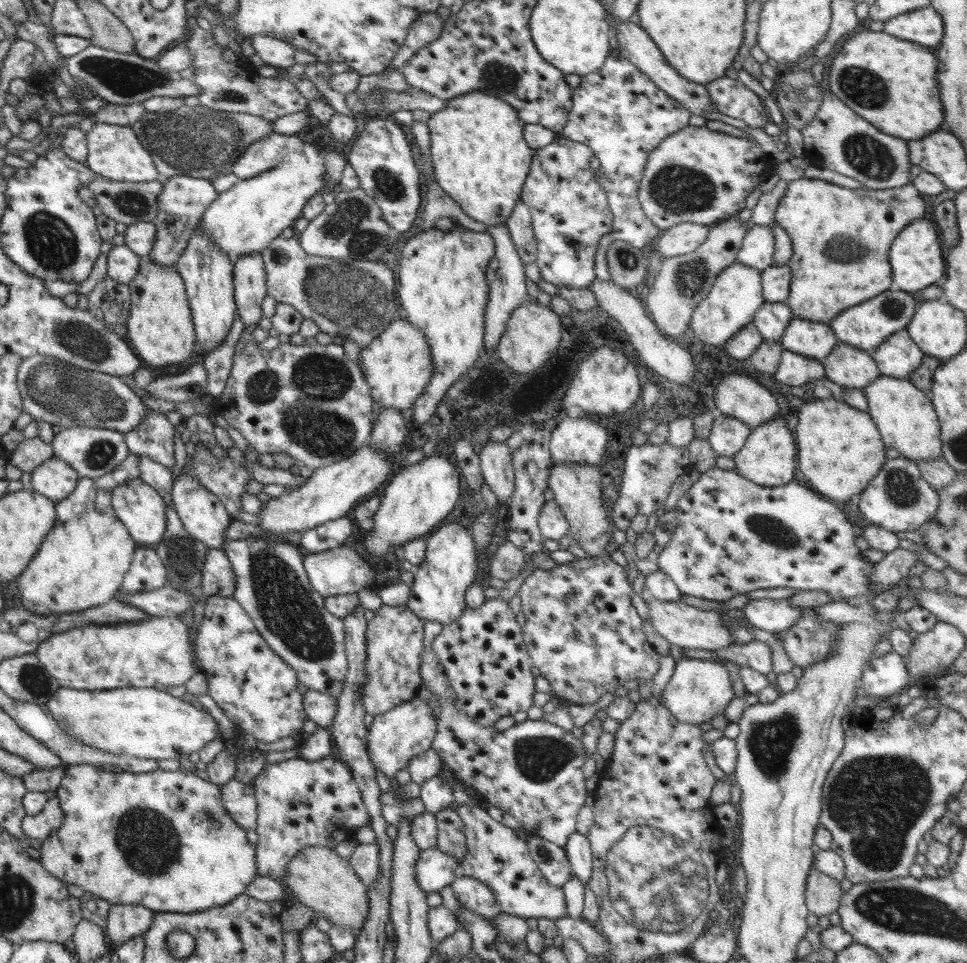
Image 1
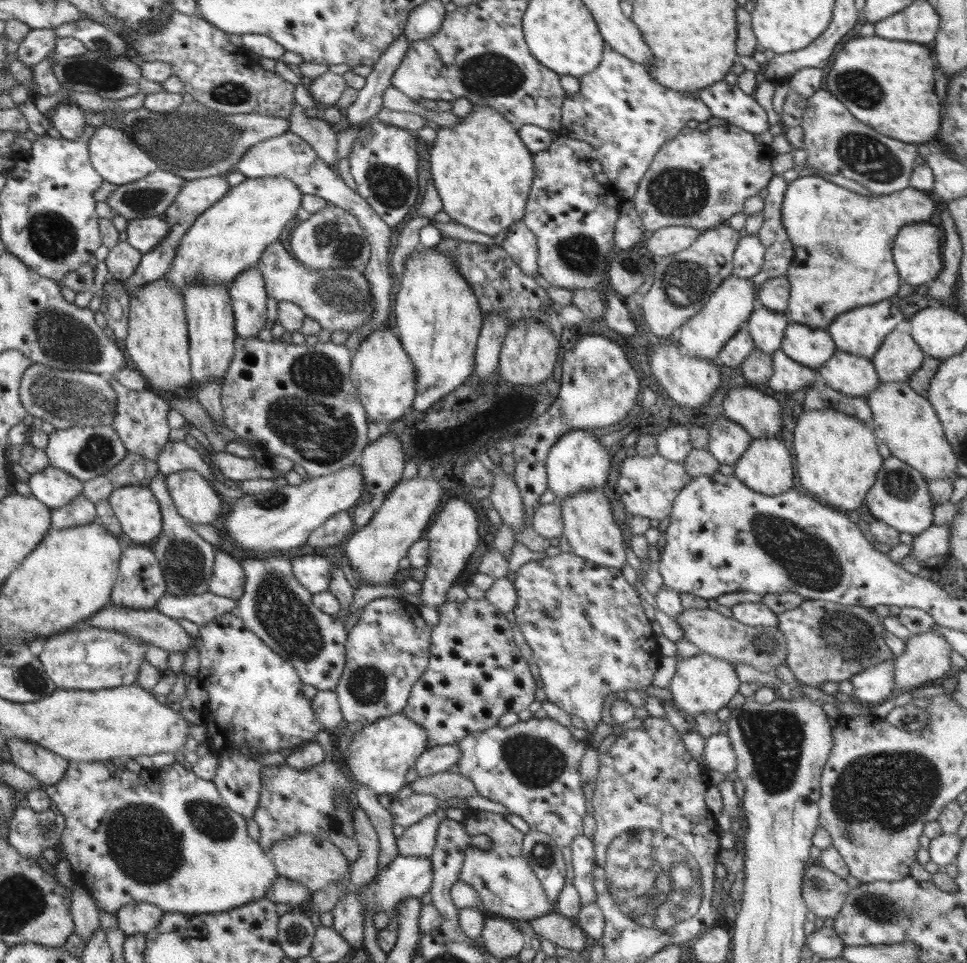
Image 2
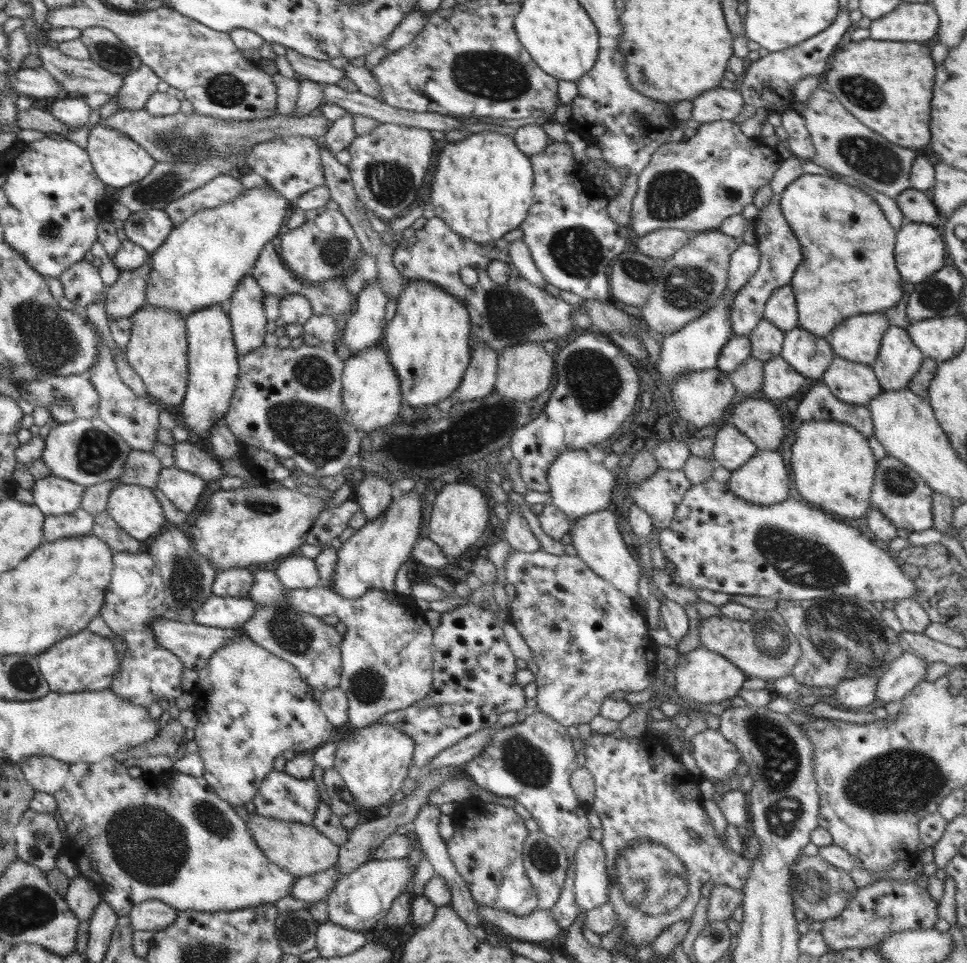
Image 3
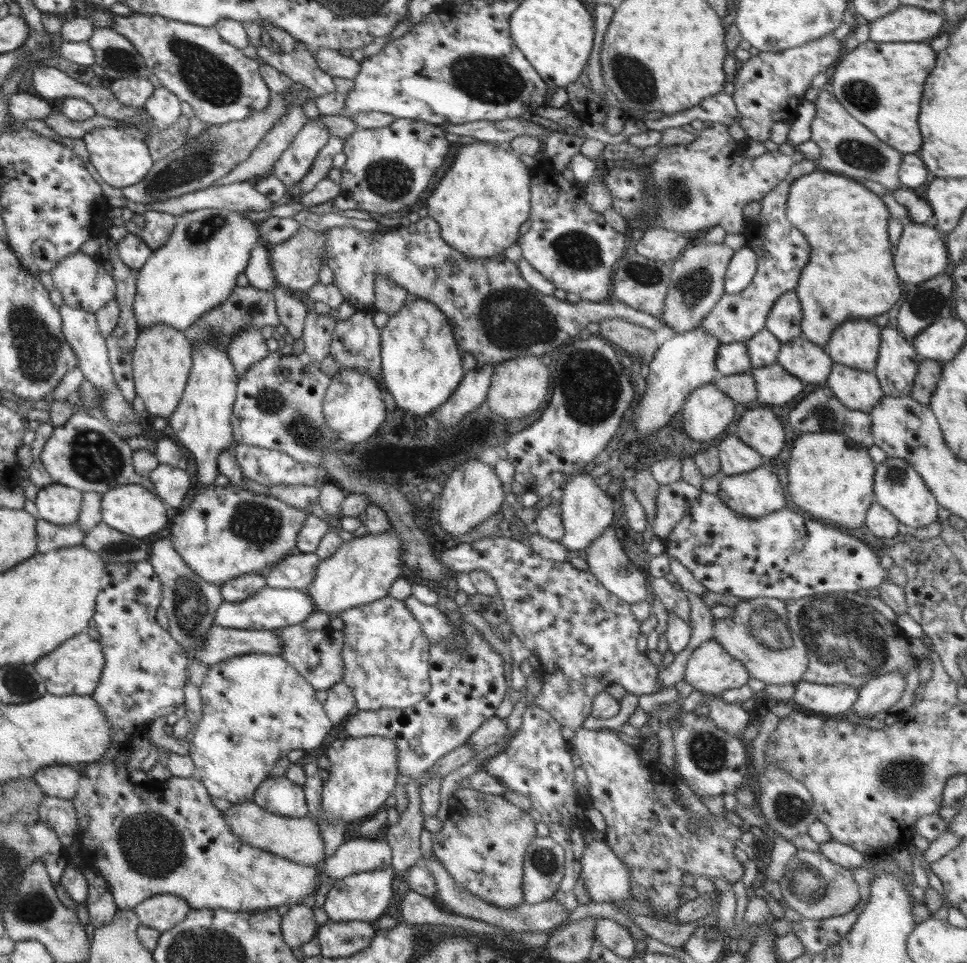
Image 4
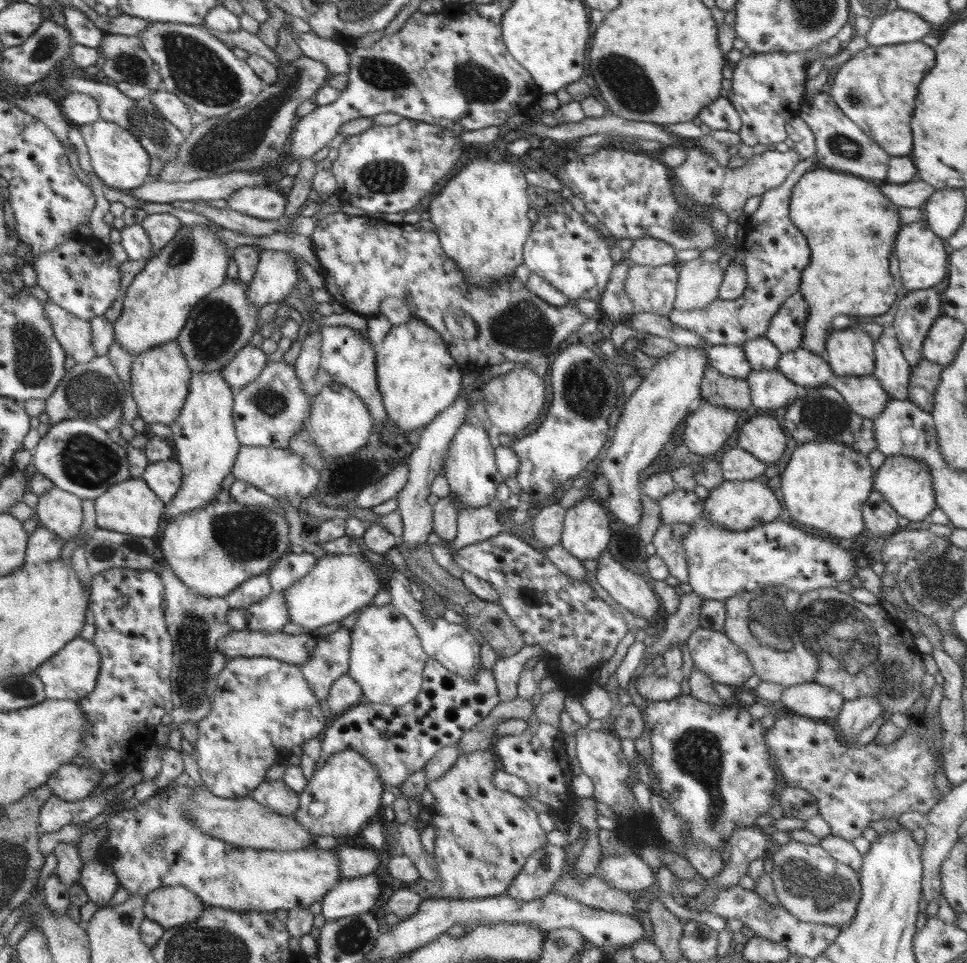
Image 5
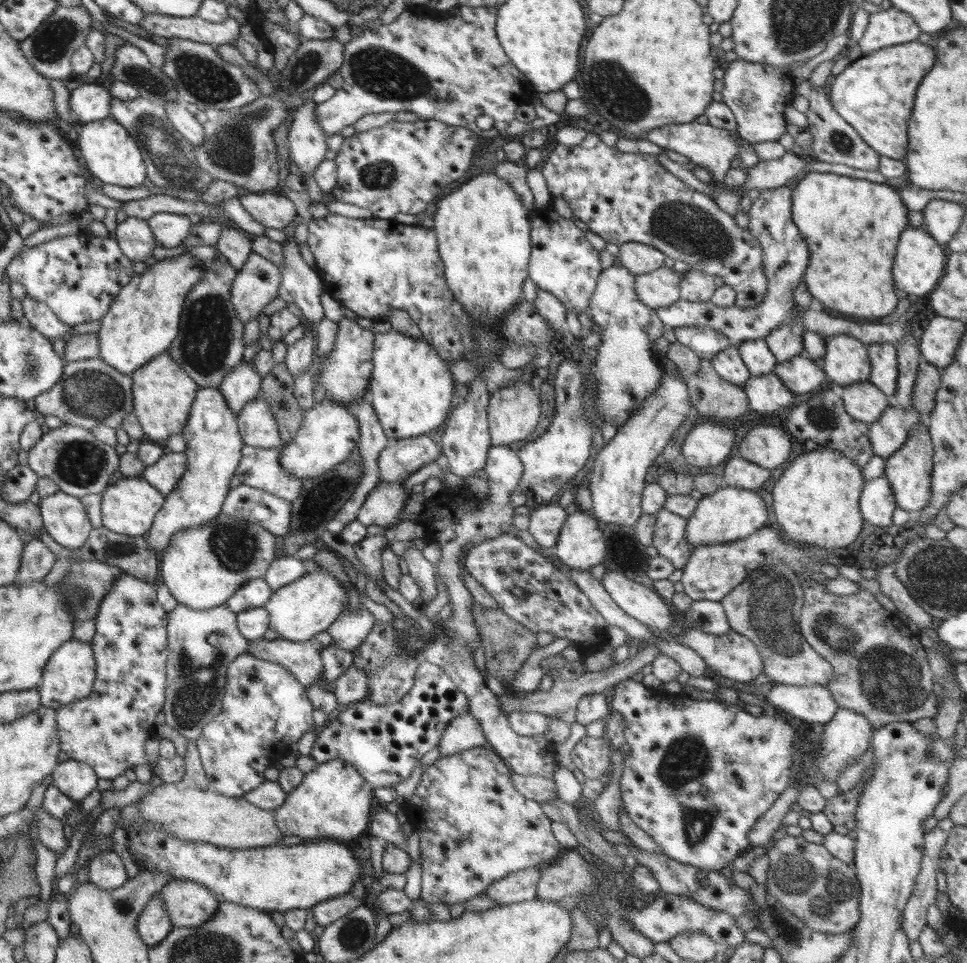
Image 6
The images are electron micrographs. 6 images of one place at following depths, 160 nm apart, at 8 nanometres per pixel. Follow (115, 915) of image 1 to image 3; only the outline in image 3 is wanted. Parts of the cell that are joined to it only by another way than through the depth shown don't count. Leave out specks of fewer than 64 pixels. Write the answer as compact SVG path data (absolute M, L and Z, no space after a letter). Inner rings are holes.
M145 900L134 905L128 914L132 929L156 933L168 928L178 918L178 910L157 900Z

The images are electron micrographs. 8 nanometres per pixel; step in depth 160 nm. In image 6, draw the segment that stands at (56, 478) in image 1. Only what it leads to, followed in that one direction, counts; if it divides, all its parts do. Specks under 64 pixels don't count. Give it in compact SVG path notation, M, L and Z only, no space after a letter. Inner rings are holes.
M56 492L40 502L43 527L50 536L69 549L79 549L88 538L92 526L79 498Z

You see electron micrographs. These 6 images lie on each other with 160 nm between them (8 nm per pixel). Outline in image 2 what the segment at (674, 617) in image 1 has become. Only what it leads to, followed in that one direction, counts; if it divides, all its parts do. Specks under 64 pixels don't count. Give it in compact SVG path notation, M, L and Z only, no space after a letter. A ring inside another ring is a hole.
M708 607L682 609L677 623L684 633L684 639L692 642L702 653L708 653L731 663L747 664L763 673L774 674L778 665L785 664L787 657L785 636L777 626L768 628L746 626L734 617L726 617L717 610Z

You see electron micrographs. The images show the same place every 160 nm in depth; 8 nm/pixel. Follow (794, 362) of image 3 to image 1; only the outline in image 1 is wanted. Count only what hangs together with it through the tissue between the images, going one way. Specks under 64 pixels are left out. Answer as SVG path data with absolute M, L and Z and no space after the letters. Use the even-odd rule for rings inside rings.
M793 317L779 340L783 350L822 361L839 340L830 325Z

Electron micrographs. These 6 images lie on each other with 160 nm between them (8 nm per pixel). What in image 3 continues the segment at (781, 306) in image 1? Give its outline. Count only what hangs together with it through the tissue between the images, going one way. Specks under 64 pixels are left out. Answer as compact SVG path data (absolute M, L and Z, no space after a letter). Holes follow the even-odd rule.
M762 317L748 337L751 340L752 357L765 363L771 358L781 356L785 334L770 320Z

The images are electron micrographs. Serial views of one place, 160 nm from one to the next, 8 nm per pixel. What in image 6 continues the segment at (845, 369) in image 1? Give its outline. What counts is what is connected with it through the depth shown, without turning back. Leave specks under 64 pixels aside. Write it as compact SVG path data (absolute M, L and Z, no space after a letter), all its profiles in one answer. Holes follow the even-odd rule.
M869 380L843 386L842 390L843 405L855 421L872 424L891 405L887 396Z

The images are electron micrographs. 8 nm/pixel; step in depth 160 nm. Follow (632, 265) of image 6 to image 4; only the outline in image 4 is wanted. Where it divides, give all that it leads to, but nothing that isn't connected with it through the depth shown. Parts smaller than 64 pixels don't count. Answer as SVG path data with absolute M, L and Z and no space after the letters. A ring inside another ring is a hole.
M646 228L637 240L636 253L653 261L671 263L680 257L688 244L688 236L663 228Z

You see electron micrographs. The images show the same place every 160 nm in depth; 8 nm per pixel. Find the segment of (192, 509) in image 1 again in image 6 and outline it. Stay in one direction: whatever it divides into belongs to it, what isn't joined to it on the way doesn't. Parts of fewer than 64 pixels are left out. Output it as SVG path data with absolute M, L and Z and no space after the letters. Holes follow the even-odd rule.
M166 453L152 466L143 471L144 478L152 487L166 496L170 494L184 475L187 457L183 453Z

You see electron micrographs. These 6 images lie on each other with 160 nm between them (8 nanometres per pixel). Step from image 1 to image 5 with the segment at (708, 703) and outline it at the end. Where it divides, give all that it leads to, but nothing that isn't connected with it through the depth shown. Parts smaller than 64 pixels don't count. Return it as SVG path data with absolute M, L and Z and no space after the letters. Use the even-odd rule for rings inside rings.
M698 627L686 640L693 666L720 684L743 686L754 675L746 653L720 631Z

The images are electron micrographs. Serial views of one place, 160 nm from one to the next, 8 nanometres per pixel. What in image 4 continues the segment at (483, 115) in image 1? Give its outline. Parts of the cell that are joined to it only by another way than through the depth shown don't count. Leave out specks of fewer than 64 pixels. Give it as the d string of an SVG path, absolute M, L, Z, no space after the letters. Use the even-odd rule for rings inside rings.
M476 141L462 145L450 169L439 181L437 189L426 199L428 217L433 218L441 228L444 243L470 260L502 256L508 246L518 240L519 227L529 219L531 211L531 169L526 167L507 146L496 147L493 143Z

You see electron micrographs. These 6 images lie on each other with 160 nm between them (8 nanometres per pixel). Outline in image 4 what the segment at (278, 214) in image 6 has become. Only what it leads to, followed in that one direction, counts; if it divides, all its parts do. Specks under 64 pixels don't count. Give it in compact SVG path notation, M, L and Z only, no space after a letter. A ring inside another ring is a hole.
M231 182L225 185L210 185L199 191L194 191L176 198L169 198L168 200L153 202L152 204L136 204L130 202L128 198L123 197L124 207L129 208L134 213L142 213L146 210L155 210L171 214L172 216L182 216L184 213L200 210L200 209L228 209L244 213L247 210L260 212L261 210L268 210L272 207L272 202L266 195L256 191L254 182Z

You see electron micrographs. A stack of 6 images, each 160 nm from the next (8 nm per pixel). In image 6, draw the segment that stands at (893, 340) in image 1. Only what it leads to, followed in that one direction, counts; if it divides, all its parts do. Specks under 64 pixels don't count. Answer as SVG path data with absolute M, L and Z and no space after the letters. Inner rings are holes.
M874 343L867 345L866 350L871 362L869 381L887 396L890 404L896 403L899 373L896 347L890 343Z

